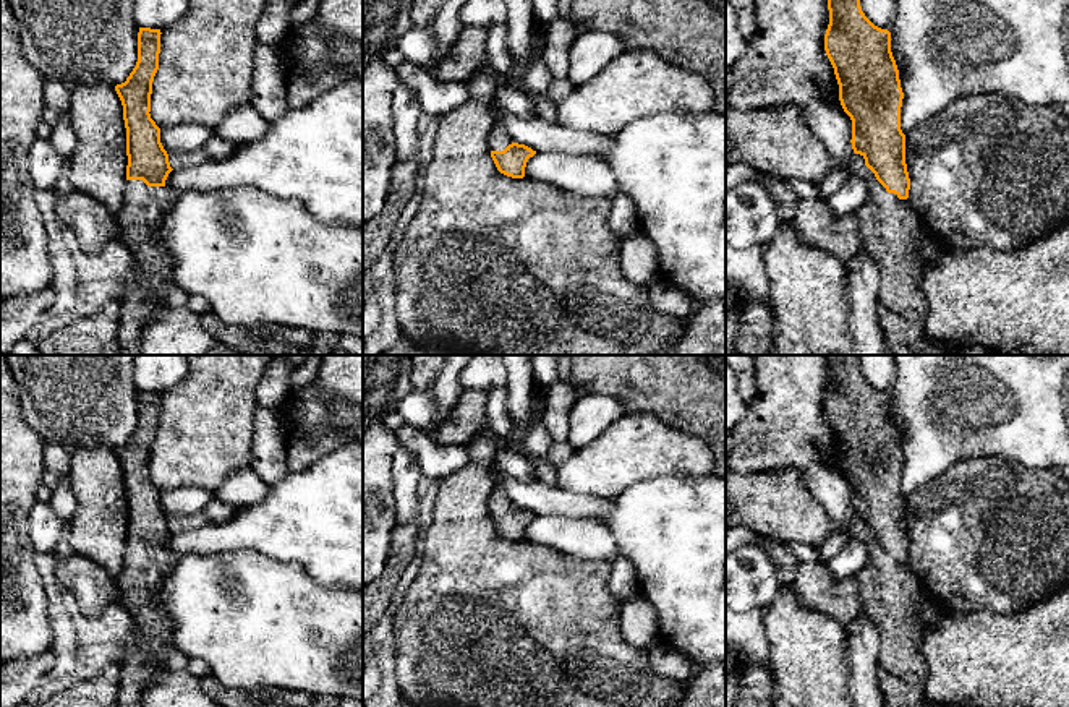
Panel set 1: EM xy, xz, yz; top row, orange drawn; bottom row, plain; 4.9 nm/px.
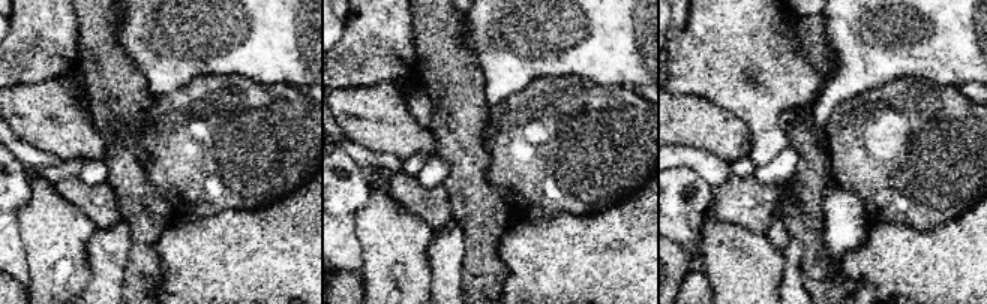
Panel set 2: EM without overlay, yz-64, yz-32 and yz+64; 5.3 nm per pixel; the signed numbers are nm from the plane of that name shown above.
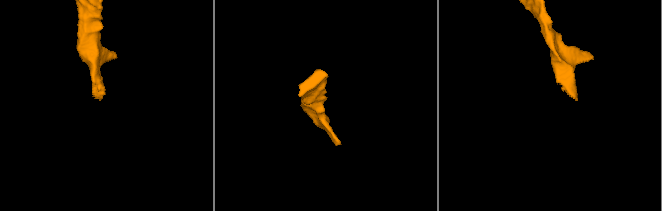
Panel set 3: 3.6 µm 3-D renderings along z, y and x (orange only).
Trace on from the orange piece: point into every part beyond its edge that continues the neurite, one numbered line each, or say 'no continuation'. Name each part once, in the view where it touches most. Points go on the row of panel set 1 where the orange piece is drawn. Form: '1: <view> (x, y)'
1: yz (890, 229)

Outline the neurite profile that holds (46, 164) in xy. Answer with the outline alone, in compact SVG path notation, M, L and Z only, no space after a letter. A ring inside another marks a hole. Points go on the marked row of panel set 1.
M34 139L29 148L29 175L36 191L55 190L65 165L66 161L49 139Z

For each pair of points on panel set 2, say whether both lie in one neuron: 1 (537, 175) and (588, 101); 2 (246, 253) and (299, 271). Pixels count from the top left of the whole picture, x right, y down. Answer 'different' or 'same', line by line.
1: same
2: same

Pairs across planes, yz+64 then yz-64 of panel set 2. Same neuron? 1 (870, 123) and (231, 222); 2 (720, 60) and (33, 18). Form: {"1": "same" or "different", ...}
{"1": "different", "2": "same"}

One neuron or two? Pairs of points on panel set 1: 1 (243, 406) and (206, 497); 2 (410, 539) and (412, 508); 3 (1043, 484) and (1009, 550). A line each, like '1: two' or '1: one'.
1: two
2: two
3: one

